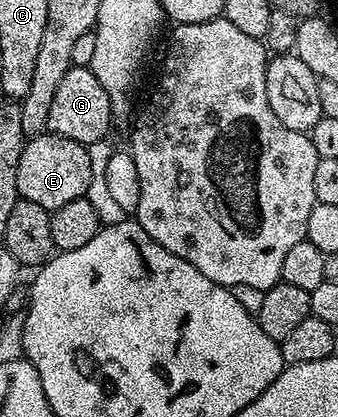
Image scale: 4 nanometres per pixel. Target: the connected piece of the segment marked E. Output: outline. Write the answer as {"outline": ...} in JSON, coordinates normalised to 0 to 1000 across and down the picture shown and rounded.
{"outline":[[[139,314],[74,336],[65,381],[53,381],[47,408],[62,475],[89,487],[112,487],[112,496],[145,506],[186,496],[207,487],[207,477],[251,470],[272,427],[260,350]]]}

